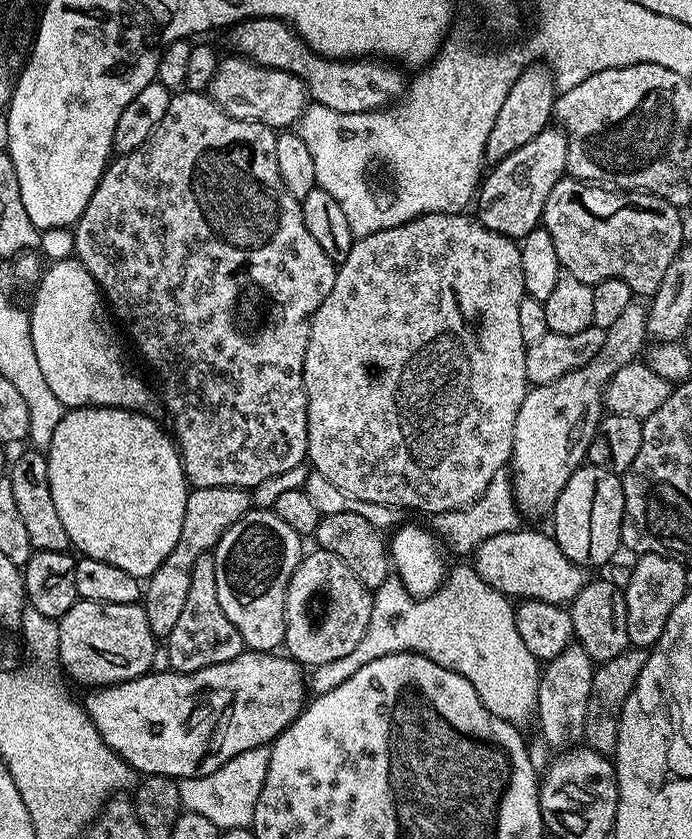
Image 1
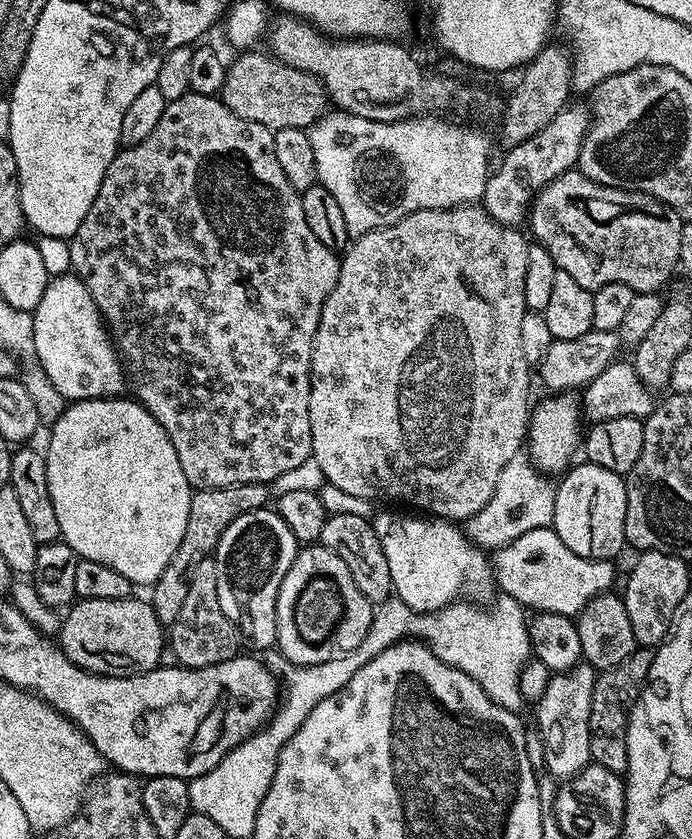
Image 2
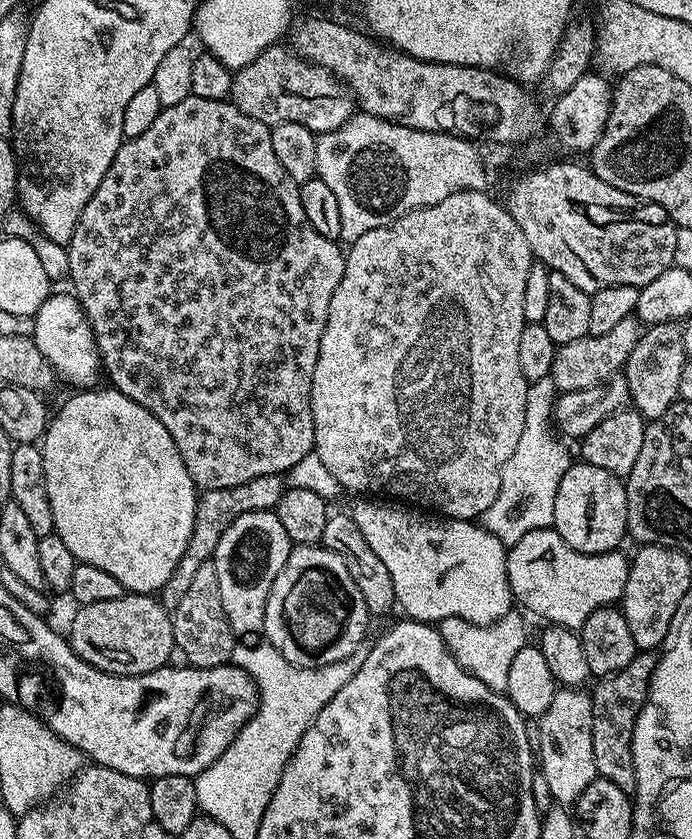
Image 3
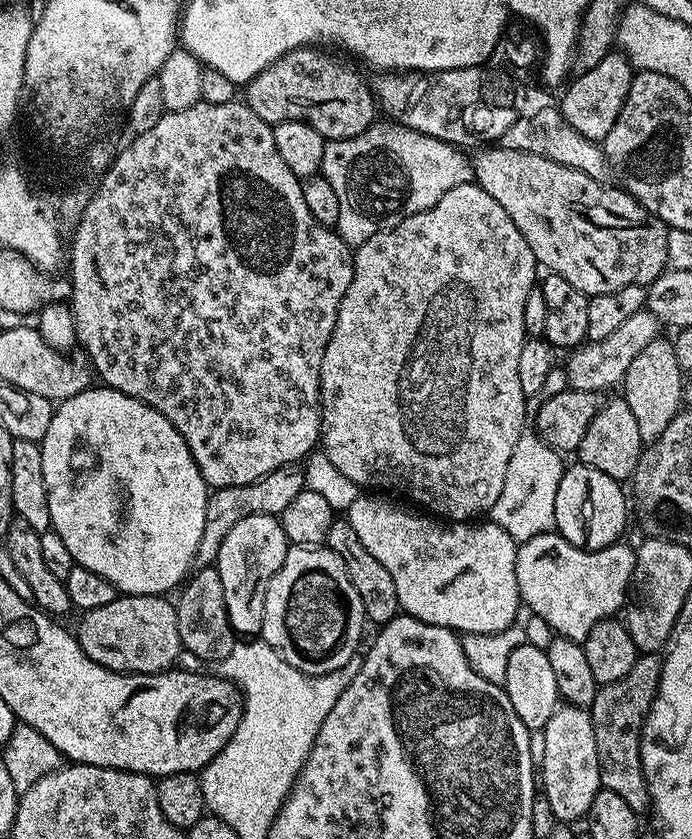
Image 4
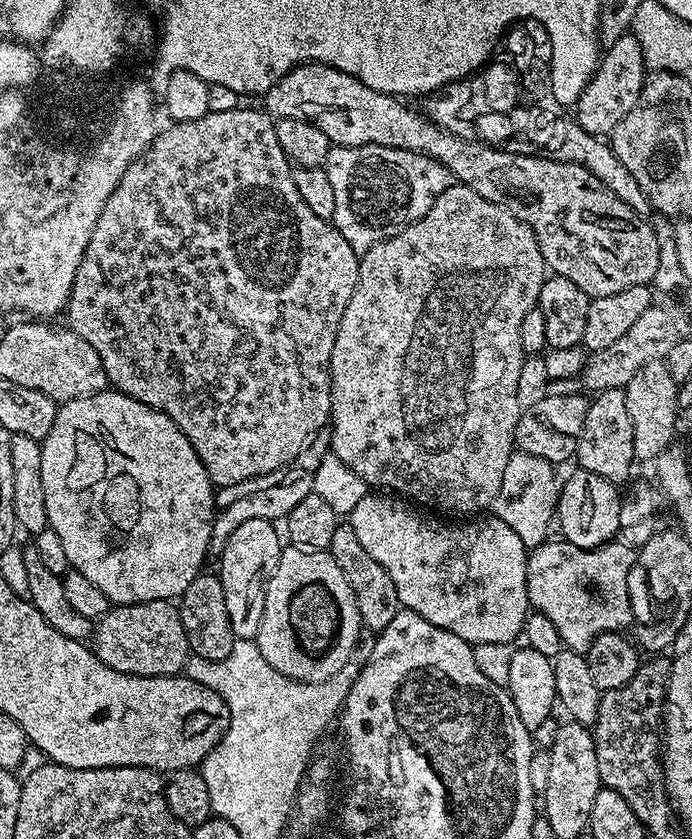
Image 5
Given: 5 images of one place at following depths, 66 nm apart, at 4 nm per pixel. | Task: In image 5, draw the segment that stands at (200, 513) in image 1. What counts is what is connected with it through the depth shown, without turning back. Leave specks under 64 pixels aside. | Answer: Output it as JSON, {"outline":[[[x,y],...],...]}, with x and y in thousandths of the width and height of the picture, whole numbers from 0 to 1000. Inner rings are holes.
{"outline":[[[458,517],[451,528],[431,541],[428,548],[422,548],[413,555],[402,560],[390,560],[390,565],[379,565],[373,570],[355,570],[355,574],[338,574],[338,579],[327,579],[311,588],[312,611],[306,614],[306,631],[303,632],[303,651],[301,652],[302,664],[315,665],[324,659],[327,646],[332,646],[332,636],[350,627],[350,622],[361,622],[361,617],[379,617],[395,622],[409,621],[436,598],[436,594],[452,590],[451,580],[454,579],[454,567],[460,561],[460,555],[465,552],[468,542],[477,539],[477,524],[473,518]]]}

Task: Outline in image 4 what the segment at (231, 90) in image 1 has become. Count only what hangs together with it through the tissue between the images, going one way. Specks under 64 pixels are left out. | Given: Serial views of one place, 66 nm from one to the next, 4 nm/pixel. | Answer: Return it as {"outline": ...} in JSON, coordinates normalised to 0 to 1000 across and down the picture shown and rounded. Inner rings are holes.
{"outline":[[[447,55],[444,57],[426,57],[422,62],[413,63],[412,67],[402,69],[390,79],[384,79],[384,83],[379,83],[379,88],[368,91],[355,101],[350,110],[351,118],[361,126],[361,131],[367,131],[367,136],[373,136],[373,141],[379,141],[387,148],[435,143],[454,150],[454,155],[460,155],[460,160],[465,160],[470,168],[512,164],[545,147],[546,125],[543,117],[538,112],[533,99],[525,95],[512,82],[501,81],[500,77],[490,76],[488,73],[478,72],[477,68],[467,67],[462,62],[467,61]]]}

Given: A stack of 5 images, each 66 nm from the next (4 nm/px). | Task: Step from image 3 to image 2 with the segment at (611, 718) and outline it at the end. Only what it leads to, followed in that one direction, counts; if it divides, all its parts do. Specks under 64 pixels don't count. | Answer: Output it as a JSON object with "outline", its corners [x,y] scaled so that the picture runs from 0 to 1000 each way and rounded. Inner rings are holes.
{"outline":[[[921,770],[893,794],[874,796],[858,813],[858,832],[853,832],[853,899],[854,909],[876,913],[876,918],[897,923],[908,919],[905,899],[905,870],[908,869],[908,849],[925,831],[931,815],[936,812],[939,794],[948,783],[947,776],[936,770]]]}

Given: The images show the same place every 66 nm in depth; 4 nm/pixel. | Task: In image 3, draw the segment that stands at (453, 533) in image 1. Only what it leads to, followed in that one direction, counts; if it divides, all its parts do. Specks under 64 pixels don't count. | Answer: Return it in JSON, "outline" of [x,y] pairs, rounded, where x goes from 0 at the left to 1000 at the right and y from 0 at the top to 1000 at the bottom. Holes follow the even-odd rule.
{"outline":[[[796,448],[764,456],[754,522],[749,522],[749,532],[743,532],[743,541],[737,541],[731,555],[725,555],[725,579],[720,579],[720,594],[708,598],[698,613],[698,629],[731,651],[746,648],[749,641],[766,636],[766,632],[798,628],[806,574],[812,574],[818,560],[829,552],[829,545],[808,529],[811,526],[801,514],[798,490],[805,471],[806,464]]]}

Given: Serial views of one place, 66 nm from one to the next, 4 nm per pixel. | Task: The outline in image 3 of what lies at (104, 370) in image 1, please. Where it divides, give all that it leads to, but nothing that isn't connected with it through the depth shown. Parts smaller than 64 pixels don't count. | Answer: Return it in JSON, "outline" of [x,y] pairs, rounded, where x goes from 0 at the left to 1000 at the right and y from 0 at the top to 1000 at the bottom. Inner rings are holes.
{"outline":[[[81,346],[66,355],[51,374],[45,402],[91,456],[105,458],[110,465],[132,465],[146,456],[145,418],[116,359],[103,347]]]}

